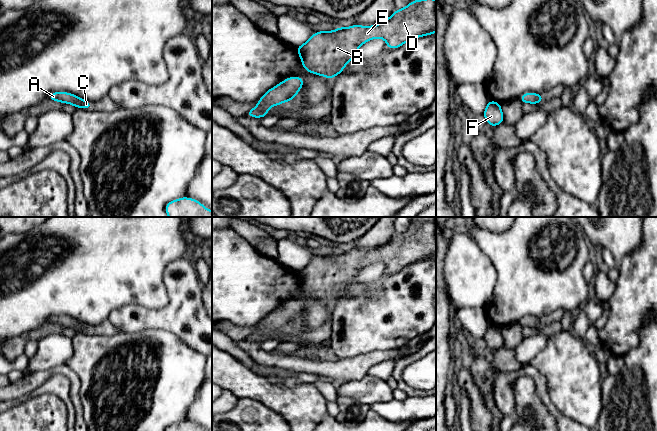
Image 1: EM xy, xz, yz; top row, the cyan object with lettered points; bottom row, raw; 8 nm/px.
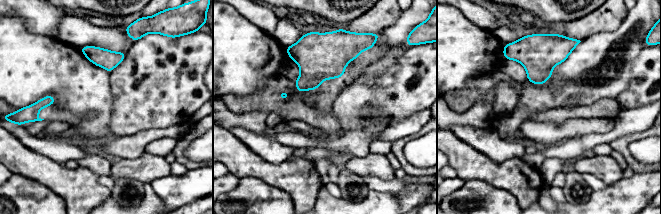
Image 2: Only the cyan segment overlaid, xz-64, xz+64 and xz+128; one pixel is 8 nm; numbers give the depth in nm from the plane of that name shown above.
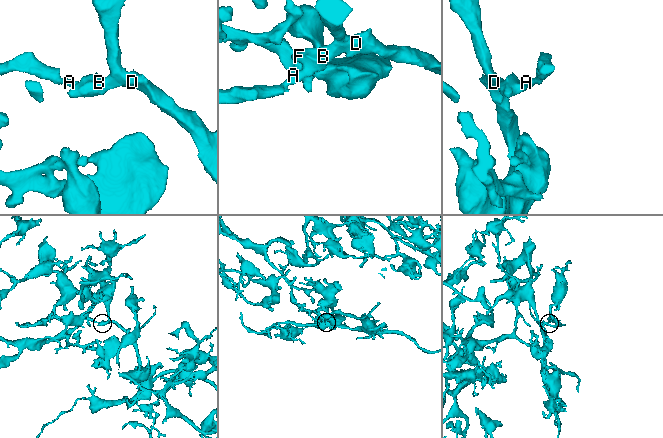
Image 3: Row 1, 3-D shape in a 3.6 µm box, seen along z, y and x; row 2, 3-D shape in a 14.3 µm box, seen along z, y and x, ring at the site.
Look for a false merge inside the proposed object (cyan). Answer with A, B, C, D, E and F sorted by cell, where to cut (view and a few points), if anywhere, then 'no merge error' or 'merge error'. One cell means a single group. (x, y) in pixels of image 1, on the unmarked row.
A B C D E F; no cut; no merge error

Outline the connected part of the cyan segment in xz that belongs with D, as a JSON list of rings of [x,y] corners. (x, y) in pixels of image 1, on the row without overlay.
[[[415,223],[405,232],[397,233],[388,243],[374,250],[352,249],[338,251],[335,255],[318,255],[299,271],[295,271],[307,296],[333,303],[347,287],[355,282],[359,271],[374,262],[382,262],[388,273],[396,273],[407,265],[436,256],[436,223]]]

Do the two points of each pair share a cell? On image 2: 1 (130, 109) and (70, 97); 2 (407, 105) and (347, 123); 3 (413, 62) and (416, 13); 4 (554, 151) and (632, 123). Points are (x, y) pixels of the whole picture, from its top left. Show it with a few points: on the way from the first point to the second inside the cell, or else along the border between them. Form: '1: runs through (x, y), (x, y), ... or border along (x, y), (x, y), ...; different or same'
1: border along (110, 82), (114, 97), (110, 121), (111, 128); different
2: runs through (391, 102), (364, 101), (358, 107); same
3: border along (410, 46), (397, 58), (397, 66); different
4: runs through (573, 148), (580, 143), (607, 138), (613, 134); same

